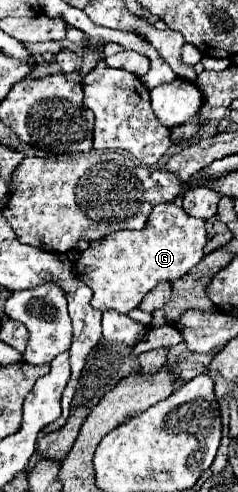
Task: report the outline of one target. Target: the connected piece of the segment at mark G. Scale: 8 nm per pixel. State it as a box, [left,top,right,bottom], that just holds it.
[74,202,204,314]

